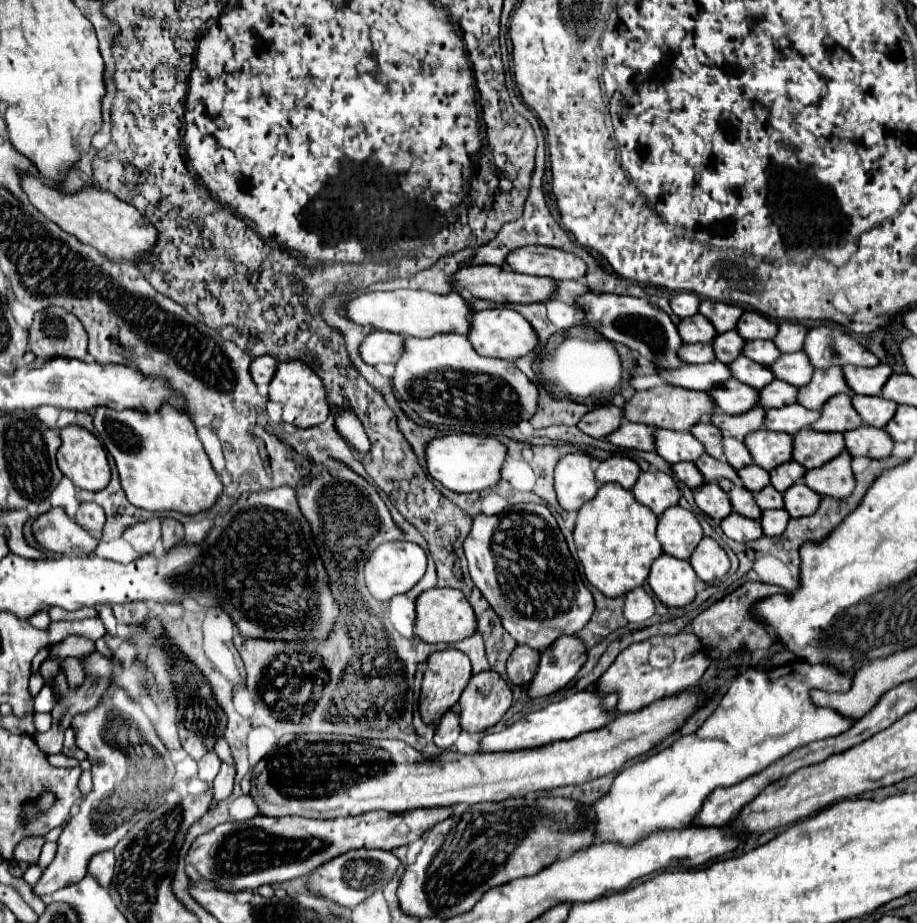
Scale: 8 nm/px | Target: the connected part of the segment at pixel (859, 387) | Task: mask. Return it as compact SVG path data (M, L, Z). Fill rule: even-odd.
M880 364L874 368L844 366L842 370L844 370L844 376L848 380L848 386L856 394L868 394L868 396L878 396L892 374L892 368L888 364Z

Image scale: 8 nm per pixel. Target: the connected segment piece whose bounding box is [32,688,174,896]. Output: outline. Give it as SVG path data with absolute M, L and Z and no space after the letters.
M112 688L92 712L74 716L72 728L76 730L76 744L92 762L94 788L82 798L80 812L72 816L62 830L52 864L32 888L38 896L52 894L76 880L82 880L90 856L114 848L142 816L160 806L168 786L172 786L174 764L166 746L158 738L140 704L130 700L124 690Z

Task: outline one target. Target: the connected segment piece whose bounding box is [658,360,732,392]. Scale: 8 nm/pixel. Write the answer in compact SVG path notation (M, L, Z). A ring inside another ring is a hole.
M718 360L708 364L688 364L688 368L680 368L680 372L664 372L660 368L658 372L666 382L674 386L682 386L690 390L706 390L706 392L718 388L720 384L732 378L728 364L722 364Z

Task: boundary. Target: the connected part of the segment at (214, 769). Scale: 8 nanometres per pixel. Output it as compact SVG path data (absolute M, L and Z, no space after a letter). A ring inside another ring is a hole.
M214 750L206 752L200 760L198 760L198 776L202 780L212 780L216 774L218 774L218 768L220 768L220 758Z

